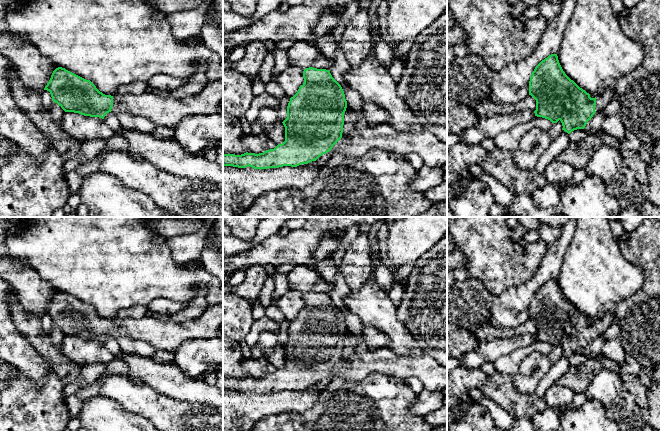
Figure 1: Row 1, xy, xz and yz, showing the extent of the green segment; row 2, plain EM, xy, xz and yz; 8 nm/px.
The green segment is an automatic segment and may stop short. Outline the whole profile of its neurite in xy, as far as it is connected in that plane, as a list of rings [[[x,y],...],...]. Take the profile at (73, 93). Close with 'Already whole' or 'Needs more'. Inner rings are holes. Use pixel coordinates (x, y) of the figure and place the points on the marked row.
[[[62,67],[56,68],[45,86],[44,90],[50,92],[53,102],[57,103],[65,112],[79,113],[84,116],[104,119],[109,112],[124,112],[148,118],[156,125],[175,129],[176,125],[190,115],[211,115],[223,108],[223,81],[208,81],[205,88],[196,95],[176,98],[171,94],[155,91],[140,95],[124,94],[120,100],[111,95],[100,92],[96,86]]]. Needs more

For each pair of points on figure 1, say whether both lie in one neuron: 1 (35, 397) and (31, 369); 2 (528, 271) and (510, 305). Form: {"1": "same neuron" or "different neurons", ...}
{"1": "different neurons", "2": "different neurons"}

